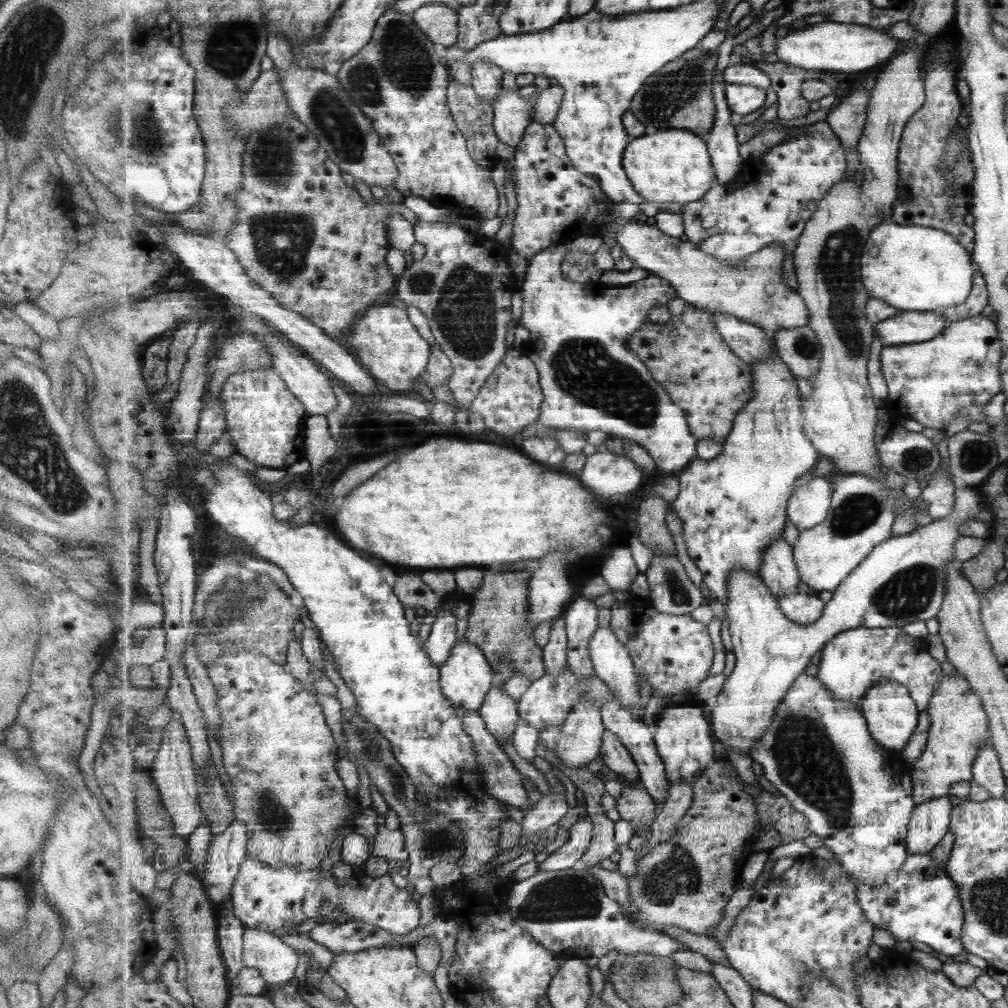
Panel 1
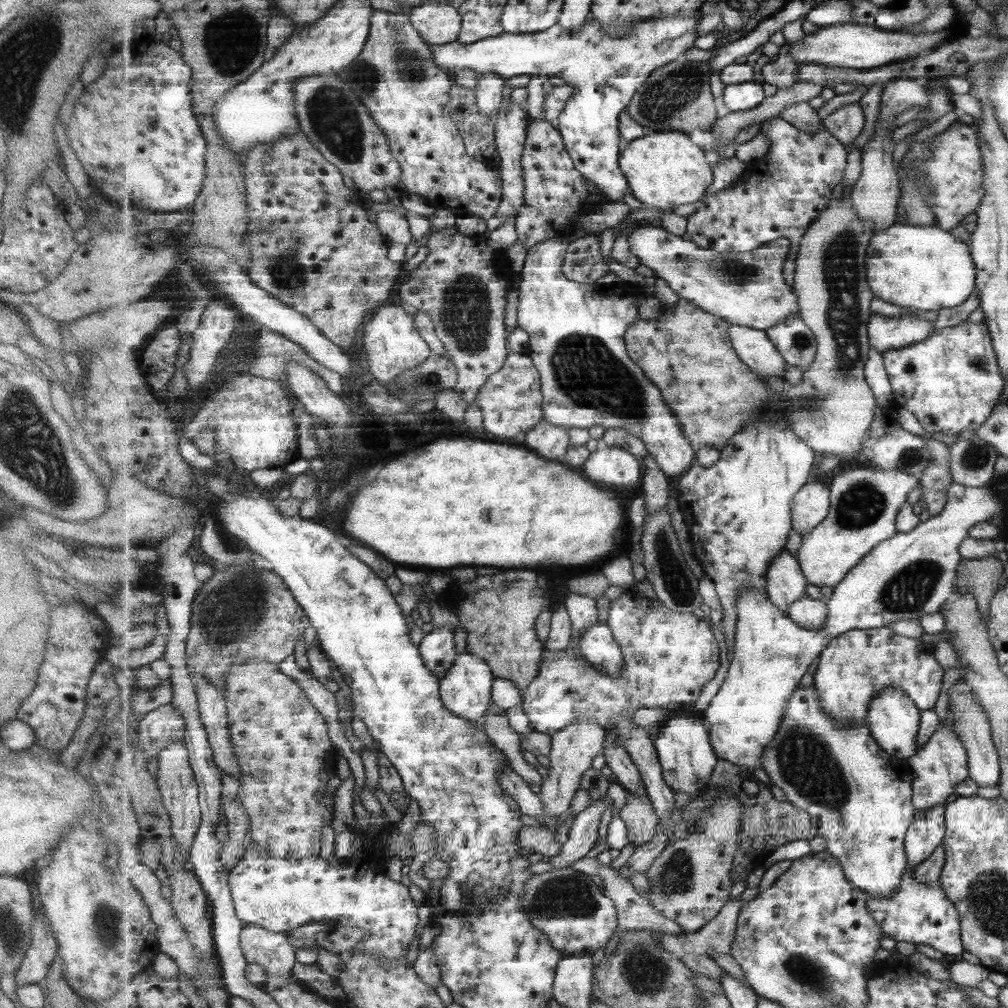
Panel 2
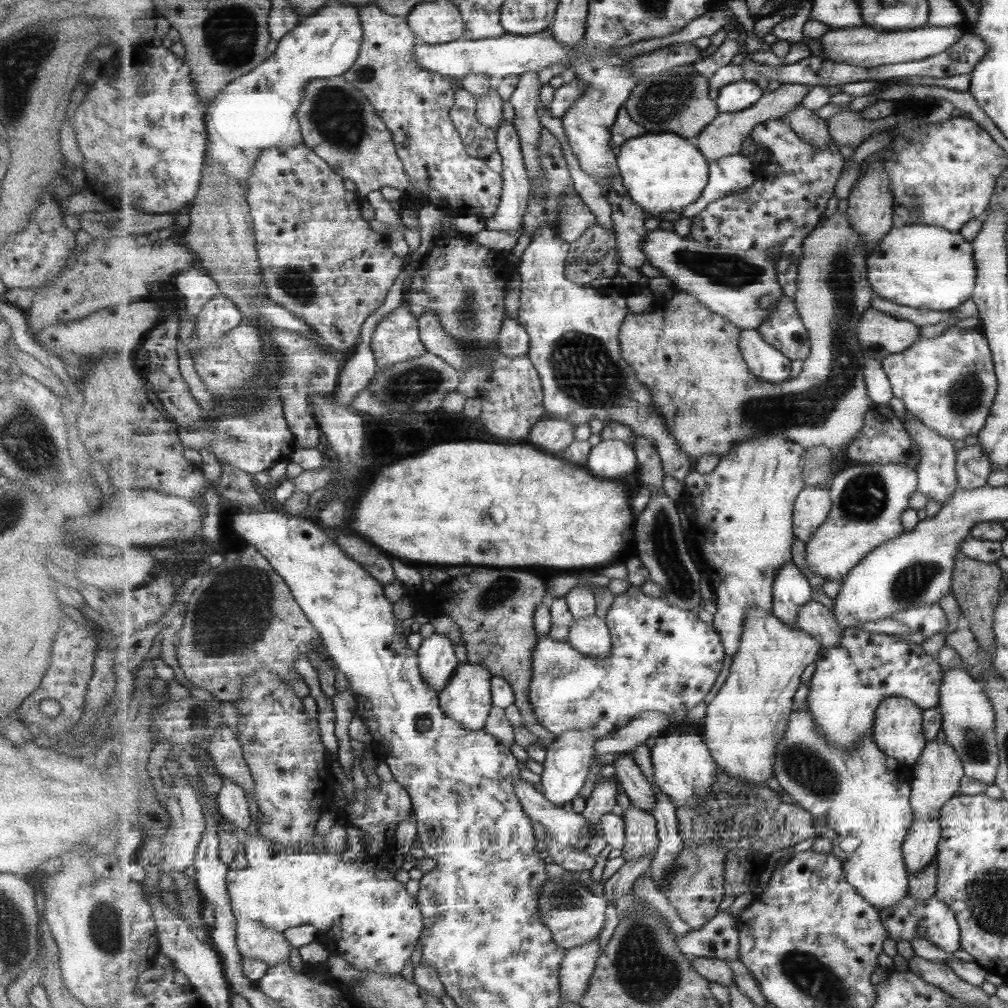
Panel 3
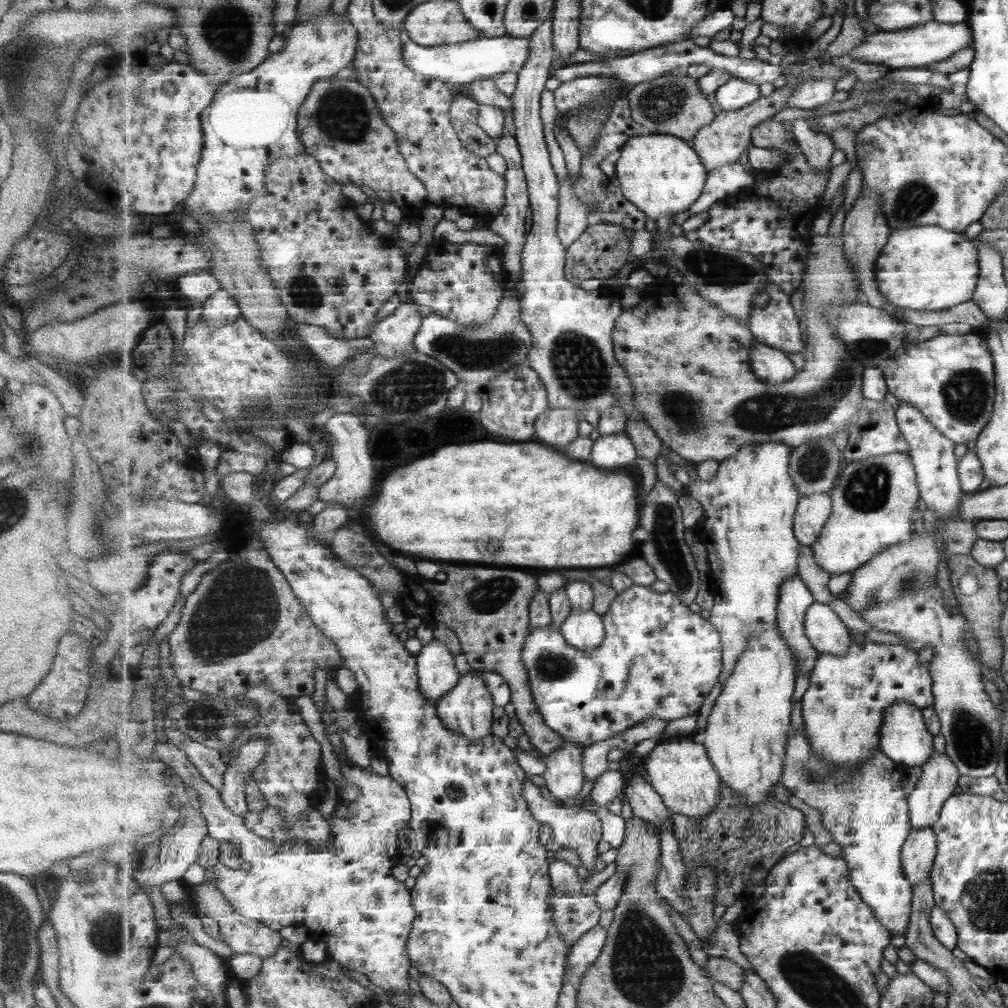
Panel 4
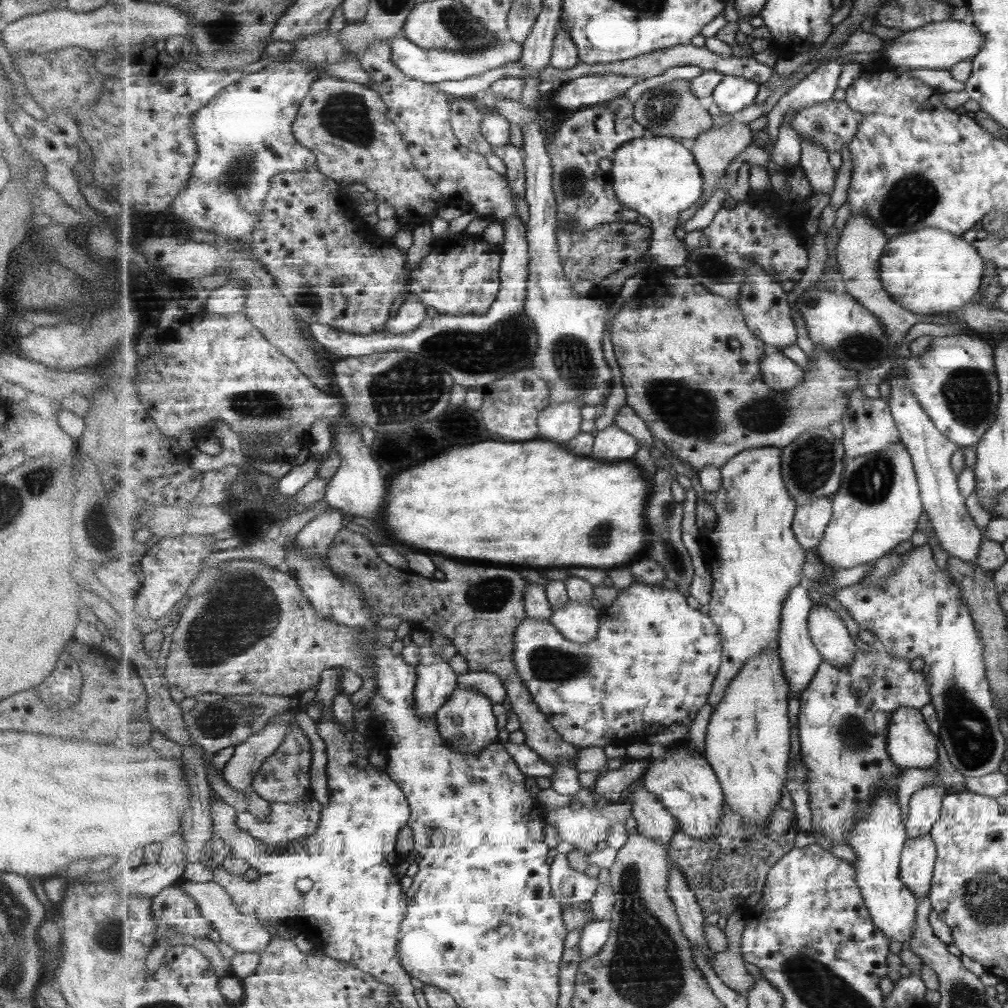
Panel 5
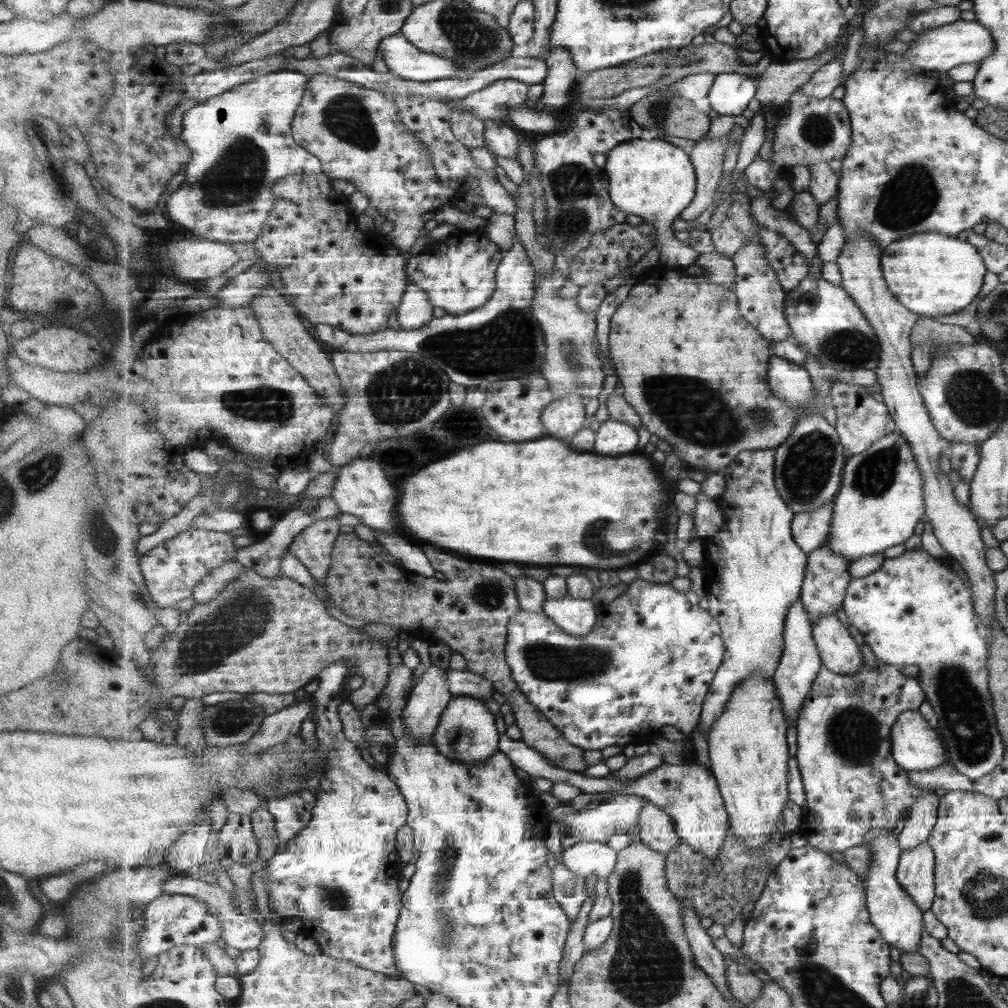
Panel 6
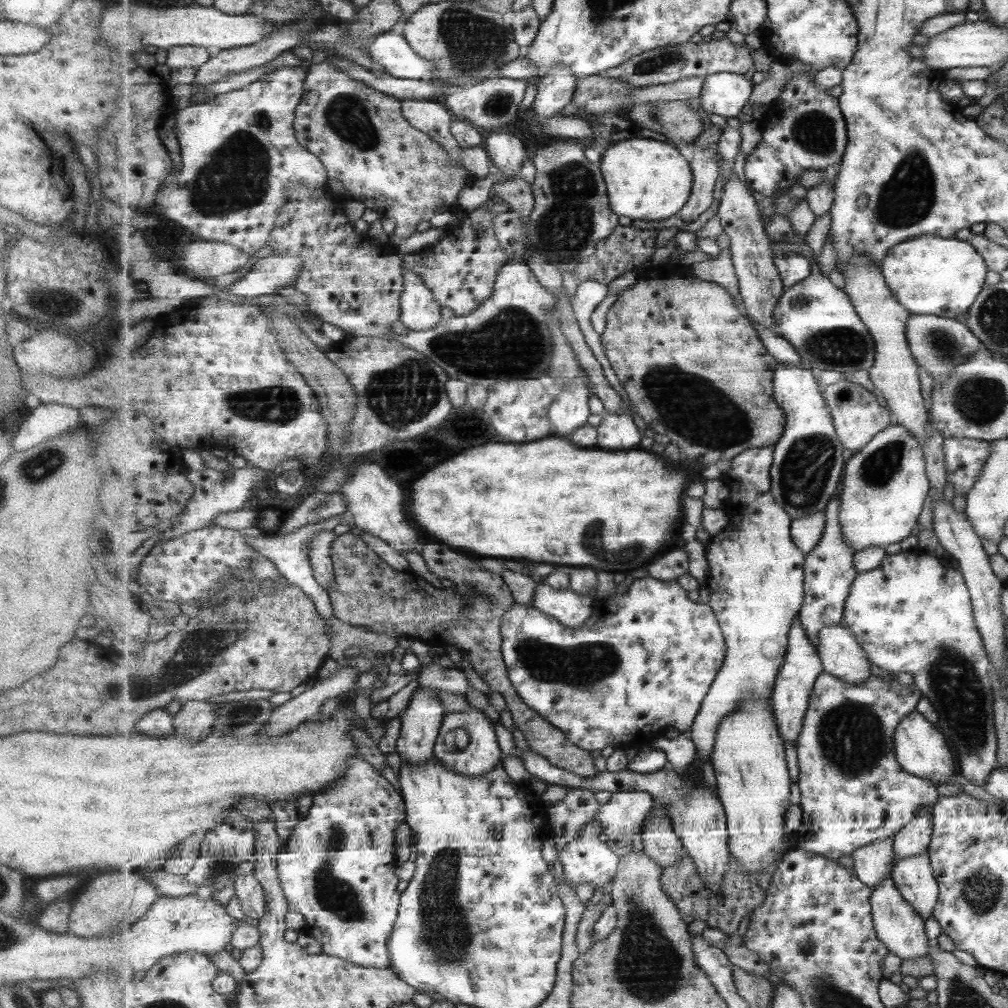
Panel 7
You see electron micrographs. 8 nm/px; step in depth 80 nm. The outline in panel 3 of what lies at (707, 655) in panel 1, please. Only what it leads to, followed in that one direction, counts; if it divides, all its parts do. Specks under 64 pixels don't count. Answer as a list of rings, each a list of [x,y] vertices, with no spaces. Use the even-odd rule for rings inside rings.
[[[631,586],[625,593],[617,595],[615,603],[611,606],[611,610],[607,613],[606,621],[608,622],[610,631],[612,632],[612,647],[608,657],[595,658],[584,655],[579,652],[569,642],[555,640],[551,635],[539,636],[539,643],[536,644],[535,652],[532,654],[533,676],[530,688],[530,697],[541,724],[553,732],[557,736],[561,736],[564,732],[570,730],[588,730],[595,734],[597,739],[603,739],[609,736],[611,732],[627,726],[633,719],[636,719],[642,712],[662,712],[668,714],[670,718],[675,719],[683,717],[687,710],[697,708],[705,696],[711,692],[711,686],[715,686],[721,670],[723,670],[723,662],[725,662],[726,648],[720,633],[713,624],[703,622],[697,614],[693,614],[691,610],[684,610],[673,607],[673,604],[667,598],[647,596],[641,592],[641,587]]]

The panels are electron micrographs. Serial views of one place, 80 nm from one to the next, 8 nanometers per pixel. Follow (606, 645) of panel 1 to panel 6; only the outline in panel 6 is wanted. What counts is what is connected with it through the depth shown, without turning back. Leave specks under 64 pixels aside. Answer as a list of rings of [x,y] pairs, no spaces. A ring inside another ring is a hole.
[[[549,598],[545,600],[545,614],[551,617],[569,634],[582,637],[593,630],[598,621],[598,607],[593,600],[573,598]]]

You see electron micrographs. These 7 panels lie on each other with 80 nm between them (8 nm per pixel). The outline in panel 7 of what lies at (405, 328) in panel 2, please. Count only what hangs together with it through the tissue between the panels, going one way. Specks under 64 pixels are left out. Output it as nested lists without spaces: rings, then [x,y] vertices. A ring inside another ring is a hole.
[[[404,269],[401,321],[411,331],[437,328],[443,322],[435,293],[416,272]]]

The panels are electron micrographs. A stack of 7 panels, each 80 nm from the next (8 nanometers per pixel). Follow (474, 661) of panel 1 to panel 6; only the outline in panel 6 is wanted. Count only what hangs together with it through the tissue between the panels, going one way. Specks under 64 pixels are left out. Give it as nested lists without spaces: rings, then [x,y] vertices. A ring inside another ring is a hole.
[[[459,696],[450,700],[434,736],[434,745],[441,755],[457,760],[467,766],[481,764],[500,752],[500,734],[495,714],[475,697]]]

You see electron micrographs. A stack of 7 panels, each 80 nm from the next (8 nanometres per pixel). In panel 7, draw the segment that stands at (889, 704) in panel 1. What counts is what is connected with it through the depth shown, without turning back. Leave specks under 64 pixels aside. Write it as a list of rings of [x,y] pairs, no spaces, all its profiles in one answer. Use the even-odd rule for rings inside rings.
[[[915,710],[903,719],[897,729],[895,736],[897,758],[901,766],[915,776],[936,784],[950,782],[950,778],[956,773],[955,770],[958,770],[958,766],[955,766],[953,756],[945,744],[946,739],[944,733],[933,722]]]

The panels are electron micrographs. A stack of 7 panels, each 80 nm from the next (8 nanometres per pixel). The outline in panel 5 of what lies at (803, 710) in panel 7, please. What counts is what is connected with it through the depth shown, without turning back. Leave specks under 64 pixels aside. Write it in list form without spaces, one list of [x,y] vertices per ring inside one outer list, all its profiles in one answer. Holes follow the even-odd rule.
[[[804,583],[789,593],[782,612],[779,653],[781,660],[784,661],[784,676],[788,679],[790,696],[799,696],[799,700],[809,688],[824,661],[810,633],[809,619],[814,607],[813,598],[809,595],[807,584]]]

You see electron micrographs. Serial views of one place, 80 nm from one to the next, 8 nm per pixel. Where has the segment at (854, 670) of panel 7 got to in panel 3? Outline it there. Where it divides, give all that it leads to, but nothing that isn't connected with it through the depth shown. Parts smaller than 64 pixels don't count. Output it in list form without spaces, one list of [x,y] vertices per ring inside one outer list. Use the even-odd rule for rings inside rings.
[[[816,600],[801,608],[798,625],[800,630],[816,637],[822,648],[837,648],[846,631],[836,614]]]

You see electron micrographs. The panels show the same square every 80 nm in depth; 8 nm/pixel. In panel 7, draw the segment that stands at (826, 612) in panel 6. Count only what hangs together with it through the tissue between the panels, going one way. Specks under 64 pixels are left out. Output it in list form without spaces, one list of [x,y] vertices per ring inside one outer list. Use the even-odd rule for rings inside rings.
[[[840,492],[829,502],[826,508],[827,528],[823,532],[823,540],[806,555],[805,574],[805,601],[801,610],[800,623],[808,632],[809,640],[819,648],[821,631],[830,624],[839,624],[844,621],[845,604],[852,592],[853,581],[859,574],[854,560],[856,550],[845,542],[843,528],[841,528]]]

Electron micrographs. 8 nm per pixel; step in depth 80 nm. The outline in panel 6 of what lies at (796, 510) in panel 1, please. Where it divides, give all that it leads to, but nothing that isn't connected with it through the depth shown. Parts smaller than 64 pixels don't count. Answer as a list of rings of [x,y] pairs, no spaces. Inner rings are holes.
[[[833,504],[813,512],[796,514],[792,524],[795,541],[806,553],[821,548],[825,542],[828,542],[833,518]]]

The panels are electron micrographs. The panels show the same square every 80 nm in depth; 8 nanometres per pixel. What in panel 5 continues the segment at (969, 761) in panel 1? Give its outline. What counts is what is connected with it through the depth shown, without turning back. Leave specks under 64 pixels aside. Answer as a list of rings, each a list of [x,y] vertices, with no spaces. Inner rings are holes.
[[[934,778],[925,788],[912,796],[906,822],[908,839],[925,836],[932,830],[933,823],[939,818],[945,794],[948,792],[944,784],[938,778]]]

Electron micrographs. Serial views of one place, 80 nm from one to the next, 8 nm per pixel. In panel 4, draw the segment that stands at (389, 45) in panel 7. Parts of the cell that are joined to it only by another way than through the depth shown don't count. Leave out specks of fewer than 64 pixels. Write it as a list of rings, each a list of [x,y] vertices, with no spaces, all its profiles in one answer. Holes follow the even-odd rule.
[[[507,34],[499,37],[481,36],[473,41],[441,47],[425,47],[405,35],[403,42],[403,61],[415,74],[447,83],[456,84],[475,82],[478,78],[496,79],[506,72],[519,72],[531,56],[530,38],[513,38]]]

